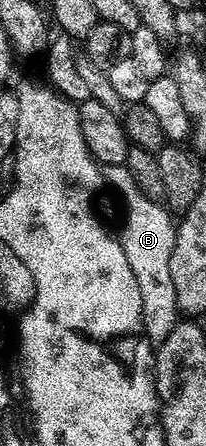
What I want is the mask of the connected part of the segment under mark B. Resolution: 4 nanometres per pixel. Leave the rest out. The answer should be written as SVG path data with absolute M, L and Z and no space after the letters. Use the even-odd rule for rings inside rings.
M125 164L106 167L105 182L108 187L112 186L123 197L123 227L117 230L117 237L129 260L129 268L133 268L137 288L141 288L144 323L150 329L152 326L157 332L156 335L168 334L177 321L173 276L169 276L169 256L173 256L173 244L177 229L173 218L171 222L172 211L156 199L146 198L141 192L141 188L137 188L137 184Z

